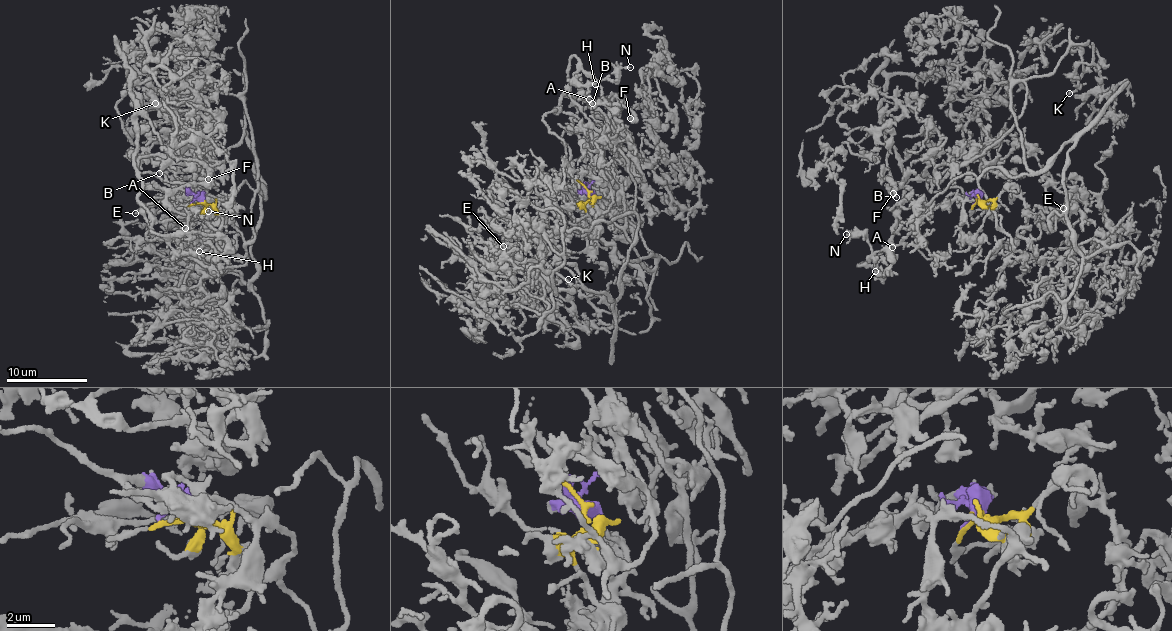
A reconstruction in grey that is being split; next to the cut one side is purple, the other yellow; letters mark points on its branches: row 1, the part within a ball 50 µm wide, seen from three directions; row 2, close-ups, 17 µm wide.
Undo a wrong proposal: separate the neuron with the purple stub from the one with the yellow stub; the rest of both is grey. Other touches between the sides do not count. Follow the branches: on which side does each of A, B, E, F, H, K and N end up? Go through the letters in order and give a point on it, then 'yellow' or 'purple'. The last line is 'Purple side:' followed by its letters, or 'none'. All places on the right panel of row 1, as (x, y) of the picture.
A: at (892, 247); purple
B: at (896, 197); purple
E: at (1063, 208); yellow
F: at (893, 193); purple
H: at (875, 271); purple
K: at (1069, 93); yellow
N: at (846, 234); purple
Purple side: A, B, F, H, N

